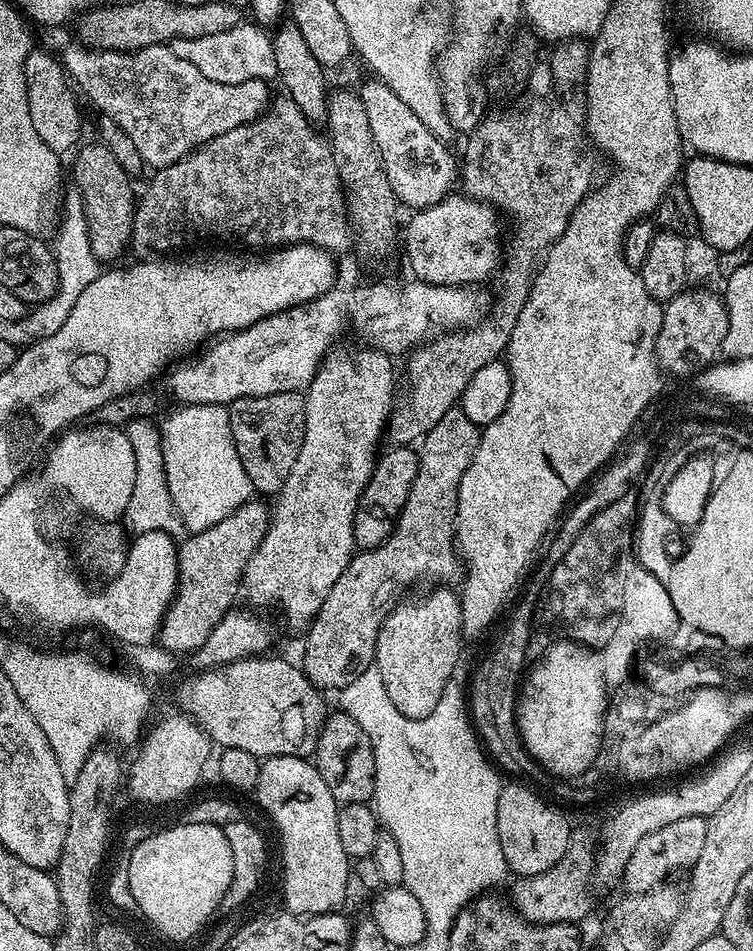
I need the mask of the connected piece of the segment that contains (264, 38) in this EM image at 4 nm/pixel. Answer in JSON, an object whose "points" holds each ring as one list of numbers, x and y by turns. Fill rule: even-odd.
{"points":[[241,22,230,30,222,30,222,34,210,34,206,38,190,38,189,40,173,40,172,52,198,66,208,79,220,83,249,82,251,79,271,81,276,76,274,62,274,46,272,36,261,25,255,22]]}

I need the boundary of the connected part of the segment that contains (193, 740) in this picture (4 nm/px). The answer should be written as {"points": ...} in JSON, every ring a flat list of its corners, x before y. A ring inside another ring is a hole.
{"points":[[175,715,151,725,152,733,150,728,139,745,140,753,132,760,132,769,129,772,127,769,126,788,132,791,134,799,144,804,168,804,186,795,199,782,204,772,204,763,214,751,212,741,192,717]]}

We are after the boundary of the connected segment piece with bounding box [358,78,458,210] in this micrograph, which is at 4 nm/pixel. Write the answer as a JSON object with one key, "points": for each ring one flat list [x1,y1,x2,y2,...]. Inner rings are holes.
{"points":[[371,78,358,88,362,106,366,106,366,119,370,121,370,130,374,130,374,142,378,142,382,154,382,166,397,201,408,210,429,208,442,202,453,191,452,183,458,180,458,160,452,157,449,145,439,140,421,120,386,86,379,78]]}

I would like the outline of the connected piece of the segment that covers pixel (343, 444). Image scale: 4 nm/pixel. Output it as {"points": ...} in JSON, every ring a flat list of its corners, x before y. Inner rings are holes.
{"points":[[371,346,363,347,337,347,335,350,329,352,324,363,321,364,319,370,316,372,316,376,308,383,308,387,303,393,306,422,304,423,302,446,298,450,298,458,294,458,294,466,290,470,290,474,286,477,286,482,280,487,280,491,275,497,275,500,277,499,276,508,274,504,270,512,270,523,266,534,262,538,258,550,254,550,254,554,246,566,243,576,242,588,246,594,248,591,249,602,247,601,247,603,249,605,255,606,260,610,277,608,288,619,290,627,300,628,300,630,307,629,308,625,312,623,312,620,316,617,318,610,322,606,322,602,326,602,326,594,330,594,334,582,338,582,338,578,342,578,342,570,346,570,346,566,352,561,353,555,357,551,357,546,354,542,354,514,360,501,360,491,364,489,366,482,370,478,372,469,376,467,378,459,376,447,379,446,380,439,382,441,385,439,388,417,391,416,394,407,394,391,392,392,393,357,389,356,387,352,380,351,378,348]]}

